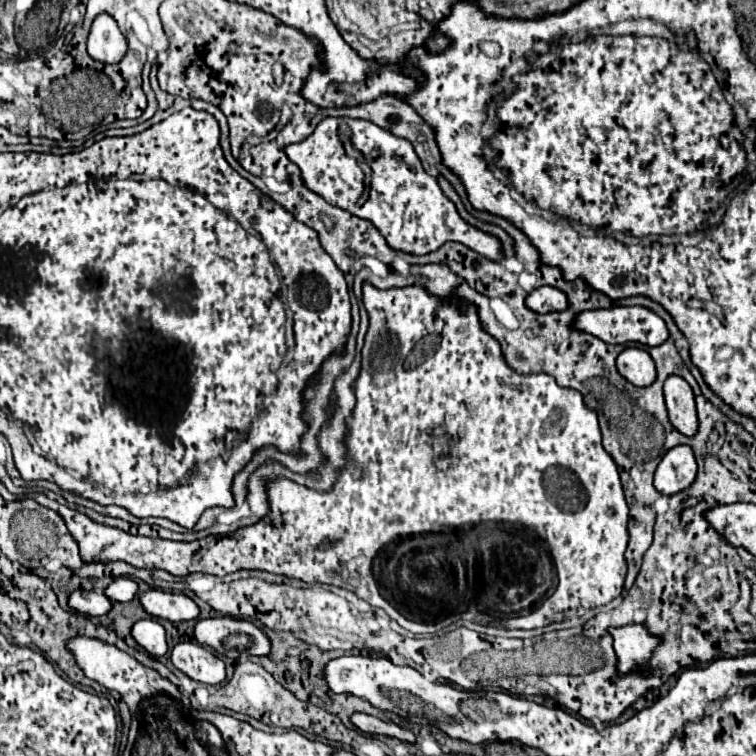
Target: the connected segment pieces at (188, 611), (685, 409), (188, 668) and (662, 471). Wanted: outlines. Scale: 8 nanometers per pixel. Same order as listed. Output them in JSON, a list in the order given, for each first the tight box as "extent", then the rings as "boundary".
[{"extent":[139,590,199,622],"boundary":[[[147,590],[139,596],[139,602],[149,616],[165,618],[169,622],[195,620],[199,616],[199,606],[185,594]]]},{"extent":[663,376,699,436],"boundary":[[[669,376],[663,384],[663,396],[673,428],[685,436],[693,436],[699,424],[691,386],[681,376]]]},{"extent":[171,642,225,684],"boundary":[[[181,642],[171,650],[171,662],[191,680],[219,684],[225,680],[225,664],[207,648],[195,642]]]},{"extent":[653,446,697,496],"boundary":[[[675,446],[659,462],[653,484],[661,494],[671,496],[689,488],[695,474],[697,474],[697,464],[691,446]]]}]

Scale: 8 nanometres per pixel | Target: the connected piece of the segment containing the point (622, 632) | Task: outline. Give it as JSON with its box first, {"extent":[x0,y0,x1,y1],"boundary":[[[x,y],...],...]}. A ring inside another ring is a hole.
{"extent":[609,624,663,674],"boundary":[[[627,624],[619,628],[609,628],[613,636],[613,650],[617,658],[617,674],[651,674],[651,658],[657,646],[663,644],[661,636],[649,632],[645,624]]]}

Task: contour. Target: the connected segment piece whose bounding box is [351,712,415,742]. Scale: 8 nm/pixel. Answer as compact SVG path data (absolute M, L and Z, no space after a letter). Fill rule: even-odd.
M353 714L351 722L355 724L355 728L359 728L365 734L371 736L389 736L389 738L397 738L403 742L415 742L415 734L411 730L405 730L393 722L383 722L379 718L367 716L367 714Z

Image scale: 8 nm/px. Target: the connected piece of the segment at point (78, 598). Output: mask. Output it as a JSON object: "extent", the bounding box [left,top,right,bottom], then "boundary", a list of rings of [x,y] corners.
{"extent":[69,590,111,616],"boundary":[[[75,590],[69,594],[69,608],[85,616],[103,616],[109,612],[111,602],[109,598],[105,598],[105,594]]]}

